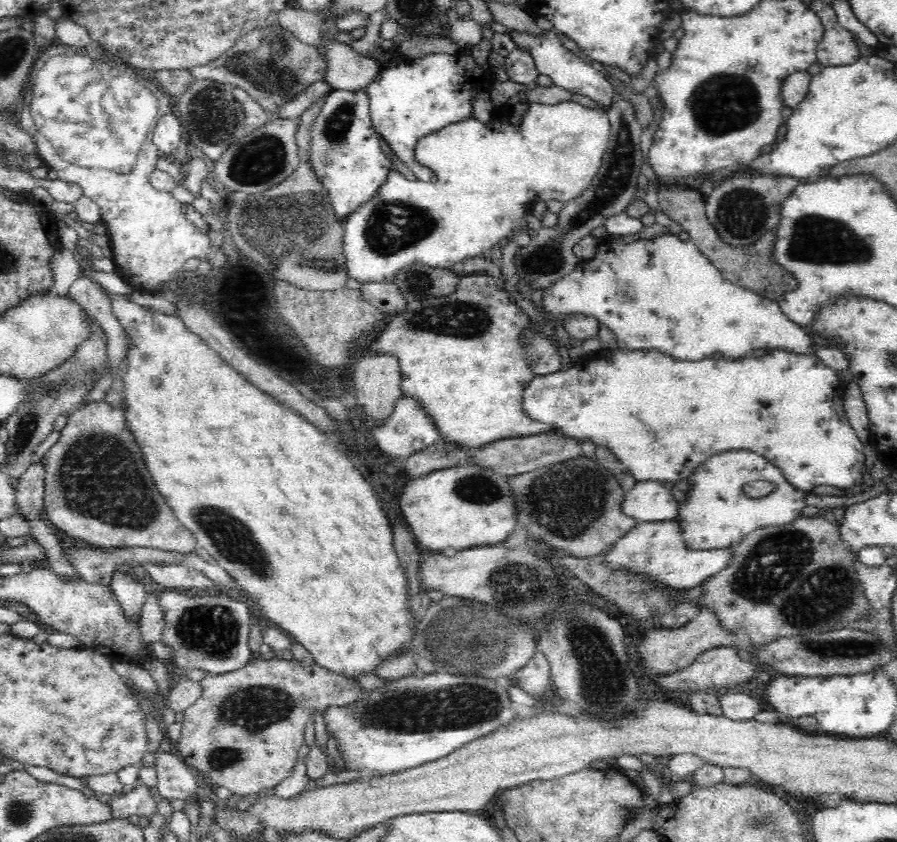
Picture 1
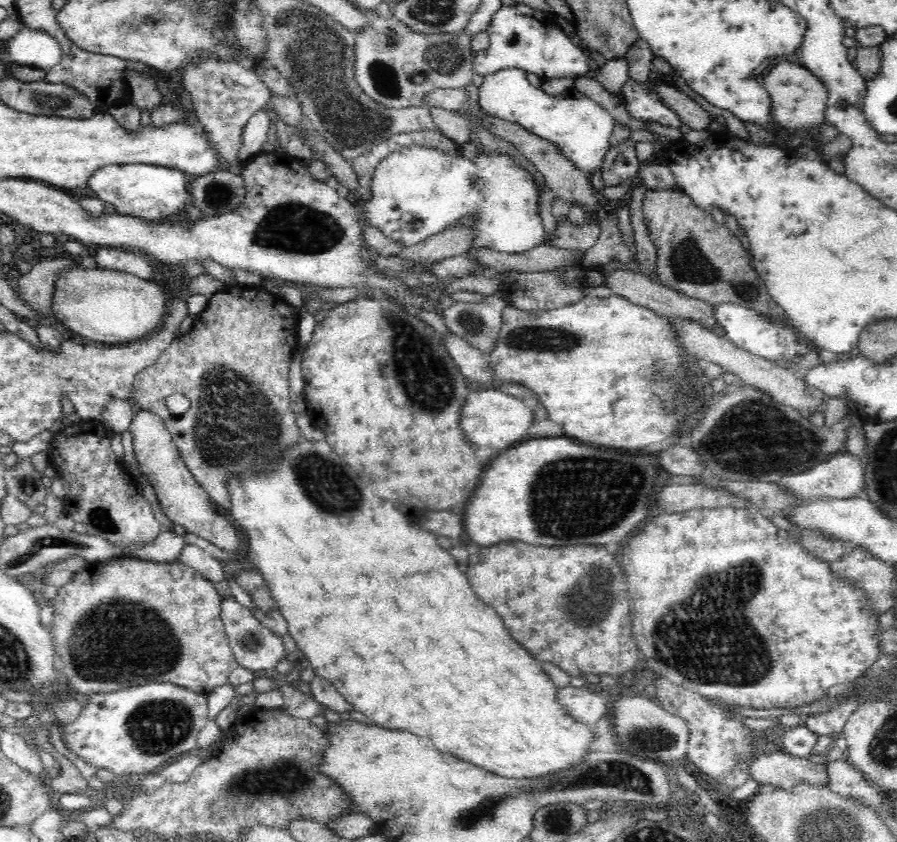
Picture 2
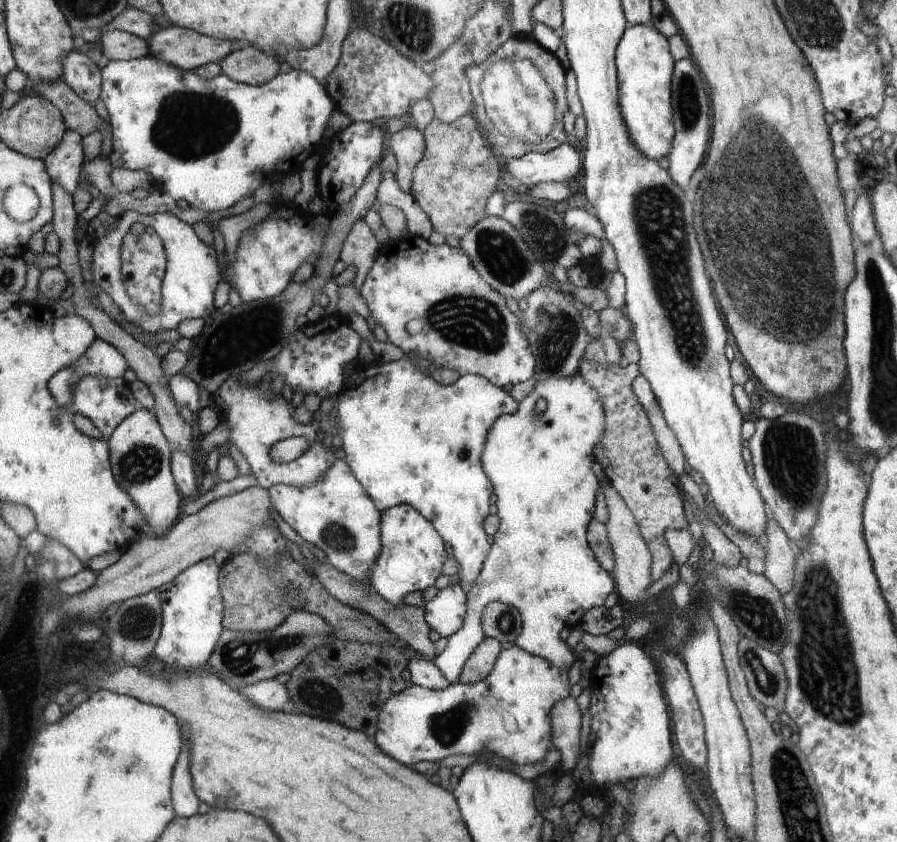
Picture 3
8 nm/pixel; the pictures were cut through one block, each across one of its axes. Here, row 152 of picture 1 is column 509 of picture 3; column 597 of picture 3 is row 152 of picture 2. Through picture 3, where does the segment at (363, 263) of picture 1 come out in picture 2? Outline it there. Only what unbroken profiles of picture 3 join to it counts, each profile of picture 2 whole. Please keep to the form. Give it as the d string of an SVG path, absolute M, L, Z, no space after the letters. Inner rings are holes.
M506 68L486 75L479 86L476 105L484 117L492 115L518 123L526 127L528 132L553 142L554 146L557 146L561 153L587 176L601 170L604 158L611 147L610 136L614 132L616 120L606 109L574 86L557 97L548 95L526 79L526 70ZM424 145L402 147L395 153L389 154L388 157L381 160L379 165L376 166L371 182L371 192L371 198L368 199L368 202L362 201L361 204L358 205L359 212L362 214L362 226L372 226L379 229L382 231L382 234L384 234L384 237L387 237L390 241L402 243L402 247L416 246L416 244L426 241L426 238L435 236L445 229L448 229L448 226L456 225L459 221L462 221L463 218L467 218L467 216L476 218L476 221L478 221L476 222L478 236L476 236L472 248L484 247L497 250L498 252L516 254L532 250L533 248L542 245L542 240L545 238L544 226L542 225L540 210L538 210L538 199L540 196L538 192L538 182L536 182L534 176L532 176L528 170L524 169L521 165L515 164L510 157L506 156L506 154L489 153L483 150L475 159L469 160L463 156L450 156L440 151L440 149L424 147Z

